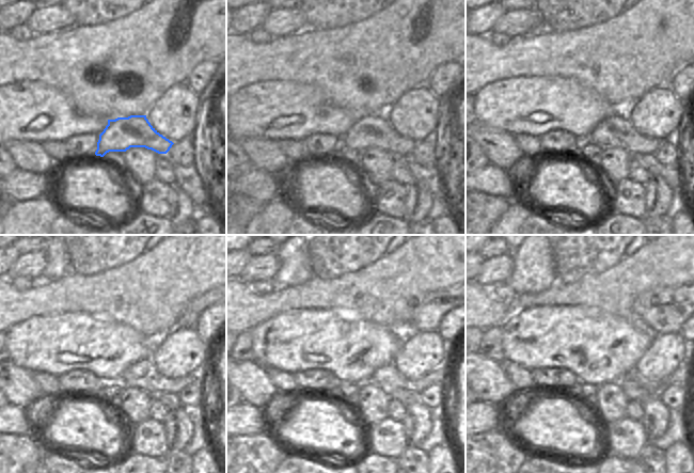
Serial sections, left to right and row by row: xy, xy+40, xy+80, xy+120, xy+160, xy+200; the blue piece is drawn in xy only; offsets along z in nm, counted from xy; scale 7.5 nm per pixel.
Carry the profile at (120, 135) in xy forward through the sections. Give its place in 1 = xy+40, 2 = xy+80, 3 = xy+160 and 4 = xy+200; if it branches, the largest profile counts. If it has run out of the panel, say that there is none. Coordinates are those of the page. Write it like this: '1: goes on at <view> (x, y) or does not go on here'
1: goes on at xy+40 (375, 130)
2: goes on at xy+80 (616, 130)
3: goes on at xy+160 (388, 377)
4: goes on at xy+200 (682, 375)

